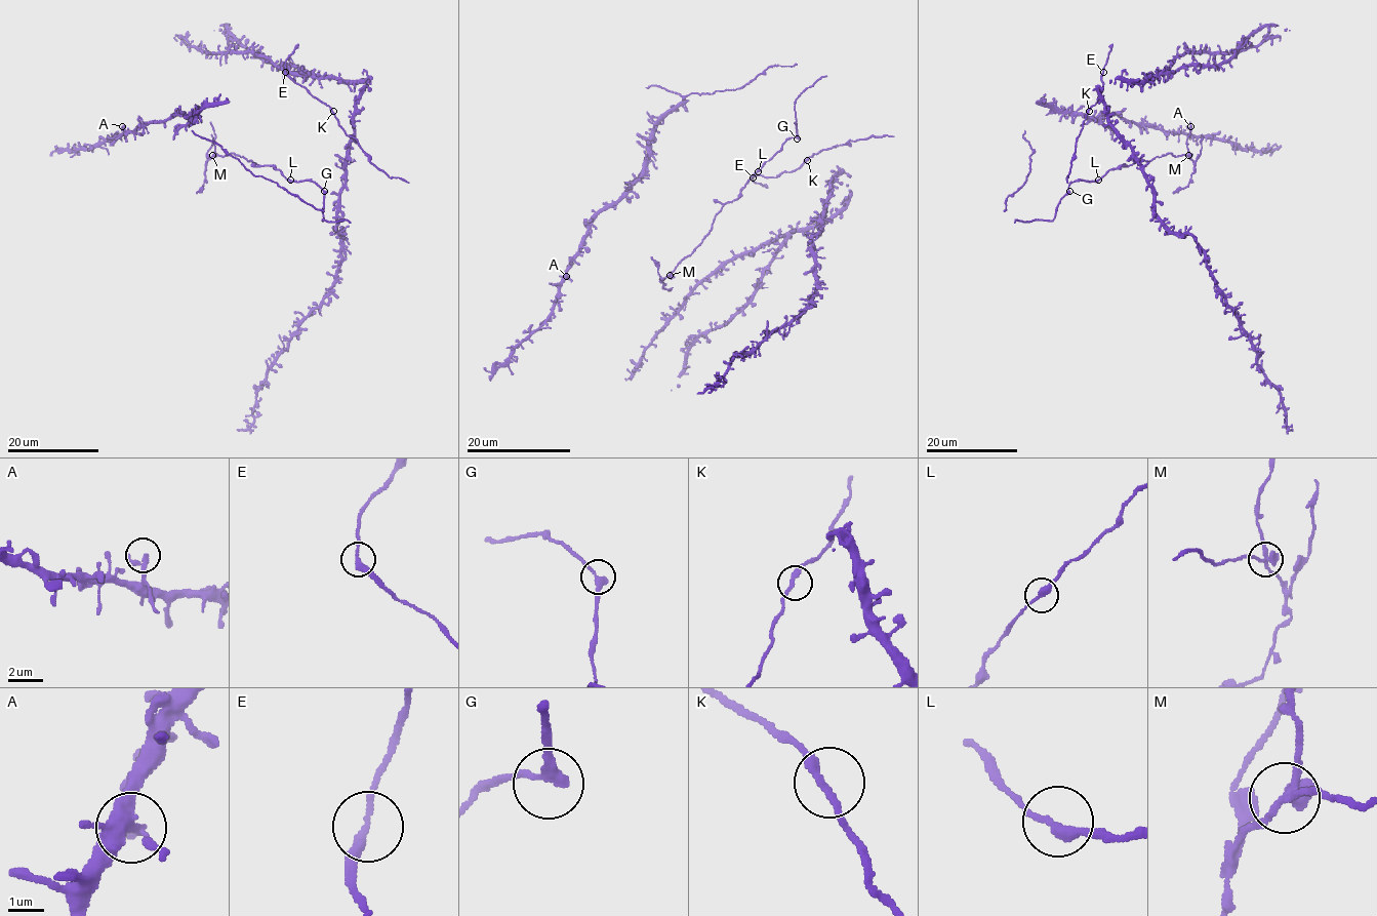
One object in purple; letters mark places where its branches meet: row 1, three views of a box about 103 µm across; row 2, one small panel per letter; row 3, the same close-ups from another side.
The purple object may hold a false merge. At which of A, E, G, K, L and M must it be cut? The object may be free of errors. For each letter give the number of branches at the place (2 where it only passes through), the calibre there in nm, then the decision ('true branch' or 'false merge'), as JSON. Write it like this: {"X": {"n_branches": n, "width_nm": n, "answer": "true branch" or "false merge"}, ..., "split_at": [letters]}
{"A": {"n_branches": 2, "width_nm": 280, "answer": "true branch"}, "E": {"n_branches": 2, "width_nm": 280, "answer": "true branch"}, "G": {"n_branches": 2, "width_nm": 300, "answer": "true branch"}, "K": {"n_branches": 2, "width_nm": 240, "answer": "true branch"}, "L": {"n_branches": 2, "width_nm": 280, "answer": "true branch"}, "M": {"n_branches": 3, "width_nm": 280, "answer": "false merge"}, "split_at": ["M"]}

